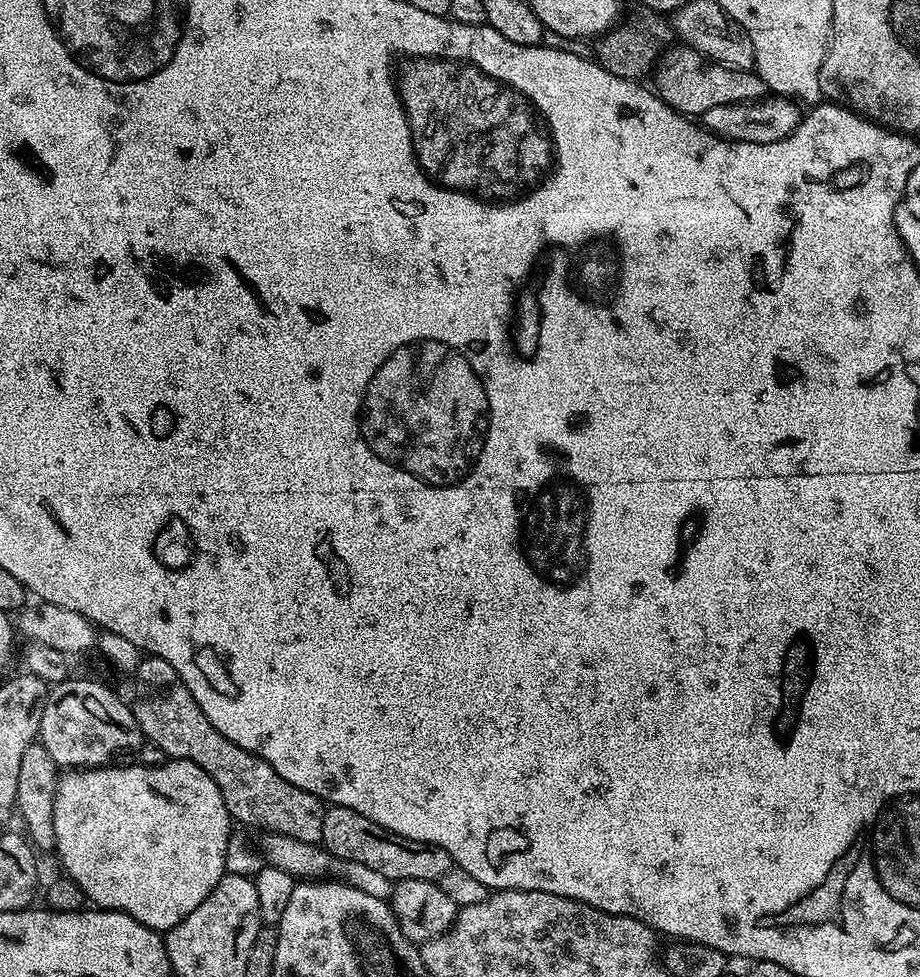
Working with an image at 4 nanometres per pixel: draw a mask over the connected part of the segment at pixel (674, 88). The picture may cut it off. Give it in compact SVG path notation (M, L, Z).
M672 46L660 56L654 68L655 91L675 112L683 112L689 118L700 118L706 110L727 104L748 104L769 95L764 79L755 70L727 68L707 60L698 50L687 46Z

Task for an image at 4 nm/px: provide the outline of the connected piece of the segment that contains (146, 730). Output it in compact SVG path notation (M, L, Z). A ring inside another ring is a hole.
M170 667L163 669L164 673L160 676L160 684L152 684L149 688L144 688L136 696L136 701L131 701L130 707L134 718L140 727L140 733L144 736L145 741L156 748L161 748L165 757L174 760L193 760L206 774L214 778L218 790L222 794L222 802L226 802L226 810L232 815L233 821L240 824L261 824L262 827L268 828L269 833L277 836L289 836L298 838L298 842L306 842L313 846L320 844L322 838L322 818L324 817L325 801L319 800L314 794L286 782L270 762L266 762L260 756L252 752L242 750L230 738L222 735L212 723L202 714L198 702L186 690L186 686L181 684L177 678L176 672Z

